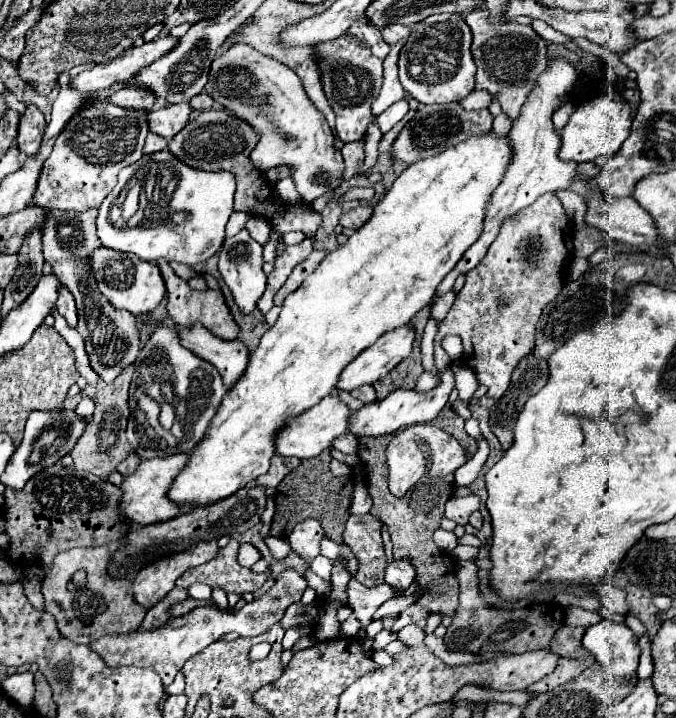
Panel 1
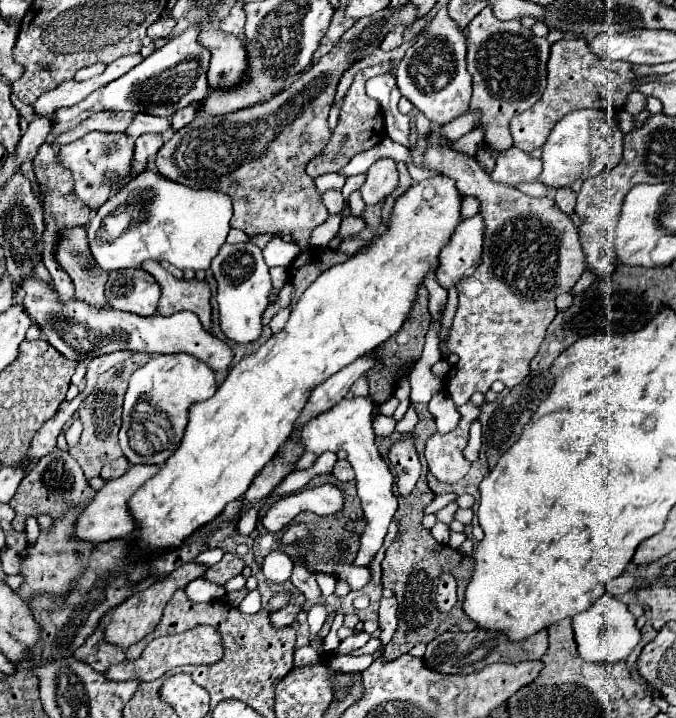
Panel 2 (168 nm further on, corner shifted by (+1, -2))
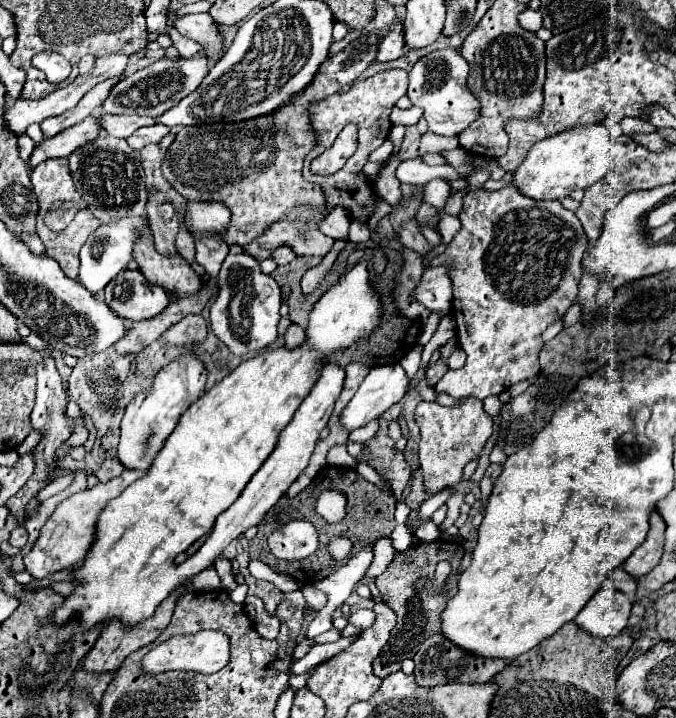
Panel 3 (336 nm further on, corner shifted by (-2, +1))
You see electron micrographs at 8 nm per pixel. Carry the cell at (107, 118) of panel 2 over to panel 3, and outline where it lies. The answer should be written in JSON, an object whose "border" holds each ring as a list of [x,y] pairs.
{"border":[[[87,117],[85,121],[81,121],[81,125],[75,125],[75,127],[69,127],[61,133],[57,133],[57,137],[51,137],[51,139],[45,139],[43,143],[39,143],[27,165],[29,169],[35,169],[41,161],[45,159],[55,159],[55,157],[67,157],[69,151],[81,147],[85,141],[93,141],[93,137],[97,137],[101,133],[101,129],[97,129],[97,117]]]}

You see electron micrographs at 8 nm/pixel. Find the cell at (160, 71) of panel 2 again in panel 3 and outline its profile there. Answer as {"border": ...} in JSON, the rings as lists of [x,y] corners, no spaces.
{"border":[[[191,57],[191,59],[159,59],[153,65],[123,77],[115,87],[113,93],[109,93],[107,101],[105,101],[105,113],[115,113],[115,115],[149,115],[149,117],[157,117],[161,113],[165,113],[165,109],[171,109],[173,105],[177,105],[177,101],[181,101],[183,97],[187,97],[193,89],[197,89],[197,85],[205,79],[209,67],[207,67],[207,59],[205,57]]]}

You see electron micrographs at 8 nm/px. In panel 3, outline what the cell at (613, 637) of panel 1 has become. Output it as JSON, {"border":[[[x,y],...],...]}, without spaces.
{"border":[[[605,581],[603,587],[579,611],[575,623],[593,637],[607,639],[623,633],[631,615],[631,605],[633,601],[625,593],[617,591],[609,581]]]}

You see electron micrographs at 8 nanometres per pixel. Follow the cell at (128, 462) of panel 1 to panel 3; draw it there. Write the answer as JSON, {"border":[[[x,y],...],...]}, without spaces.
{"border":[[[107,459],[107,461],[103,461],[103,465],[97,469],[95,477],[97,477],[101,483],[105,483],[105,481],[109,481],[109,479],[113,479],[113,477],[119,477],[123,471],[125,471],[125,467],[119,465],[117,459]]]}

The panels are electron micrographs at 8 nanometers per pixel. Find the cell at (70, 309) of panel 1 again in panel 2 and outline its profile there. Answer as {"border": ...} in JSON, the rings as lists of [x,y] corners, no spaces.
{"border":[[[44,142],[40,148],[38,148],[38,154],[36,158],[32,160],[34,164],[34,174],[40,182],[40,190],[46,198],[46,206],[44,206],[44,222],[46,222],[46,232],[44,232],[44,266],[48,268],[50,276],[52,276],[52,282],[54,282],[54,290],[58,292],[58,298],[60,302],[68,304],[72,298],[74,298],[74,286],[72,286],[72,280],[70,276],[66,276],[66,272],[62,272],[62,268],[58,268],[56,260],[54,260],[54,246],[56,246],[56,240],[58,240],[58,234],[62,228],[70,228],[70,226],[78,226],[78,224],[88,224],[90,222],[90,210],[74,200],[74,196],[70,196],[70,188],[72,188],[72,176],[70,172],[66,170],[58,170],[58,164],[56,164],[56,152],[54,148]]]}

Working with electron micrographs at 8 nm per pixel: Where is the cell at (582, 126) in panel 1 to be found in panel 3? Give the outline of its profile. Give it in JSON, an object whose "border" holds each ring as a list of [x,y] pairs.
{"border":[[[603,123],[569,129],[535,143],[513,173],[513,187],[531,199],[565,199],[573,189],[587,189],[613,167],[613,137]]]}

